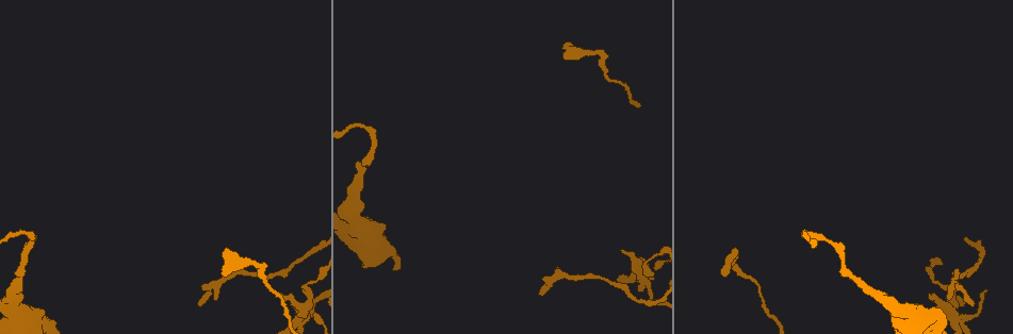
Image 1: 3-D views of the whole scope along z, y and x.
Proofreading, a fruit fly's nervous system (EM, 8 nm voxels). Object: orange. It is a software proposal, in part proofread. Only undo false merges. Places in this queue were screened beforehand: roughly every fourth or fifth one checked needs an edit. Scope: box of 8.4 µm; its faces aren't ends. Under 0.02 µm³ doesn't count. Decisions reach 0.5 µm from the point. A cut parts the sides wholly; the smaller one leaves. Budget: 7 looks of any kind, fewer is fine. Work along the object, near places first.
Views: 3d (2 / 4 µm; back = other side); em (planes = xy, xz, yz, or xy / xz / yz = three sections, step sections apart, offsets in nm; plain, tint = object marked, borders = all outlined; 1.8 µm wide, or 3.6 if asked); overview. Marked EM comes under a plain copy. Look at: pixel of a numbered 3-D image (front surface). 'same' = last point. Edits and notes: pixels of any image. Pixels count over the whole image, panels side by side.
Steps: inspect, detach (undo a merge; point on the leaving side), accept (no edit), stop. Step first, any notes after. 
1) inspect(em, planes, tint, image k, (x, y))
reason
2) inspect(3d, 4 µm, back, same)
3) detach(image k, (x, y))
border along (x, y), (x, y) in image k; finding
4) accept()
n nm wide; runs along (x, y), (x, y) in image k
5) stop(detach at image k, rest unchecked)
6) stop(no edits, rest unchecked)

inspect(em, 3.6 µm, planes, borders, image 1, (302, 310))
abrupt turn

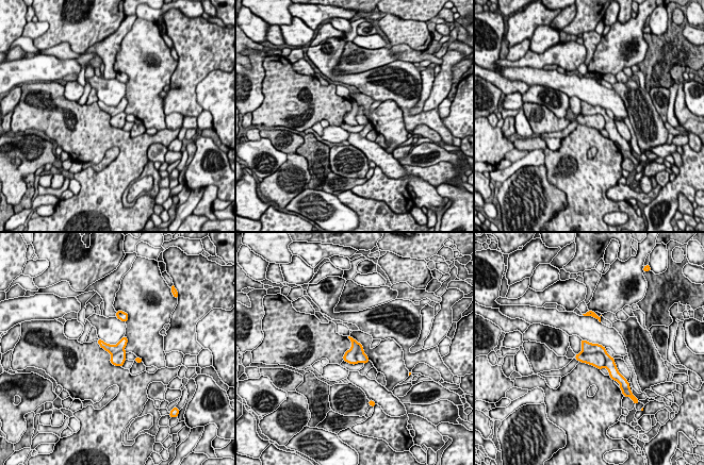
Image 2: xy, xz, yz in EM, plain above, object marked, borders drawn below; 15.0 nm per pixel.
detach(image 2, (596, 360))
a second neuron is stuck on

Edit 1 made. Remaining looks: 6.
inspect(overview)

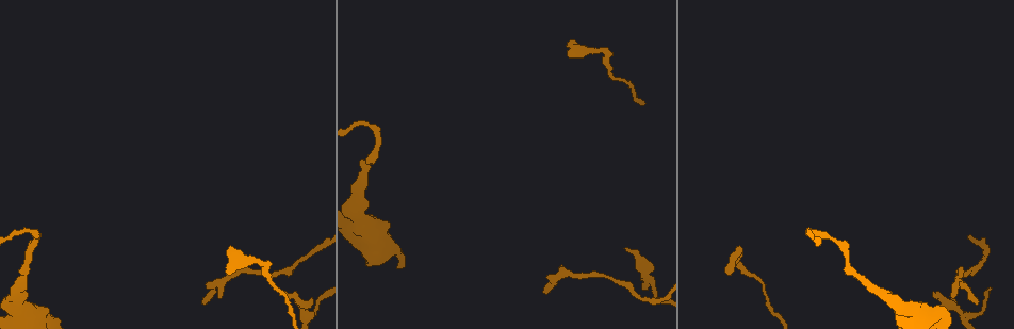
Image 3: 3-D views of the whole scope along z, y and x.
inspect(em, 3.6 µm, yz, step 4, borders, image 3, (896, 302))
thick turns thin

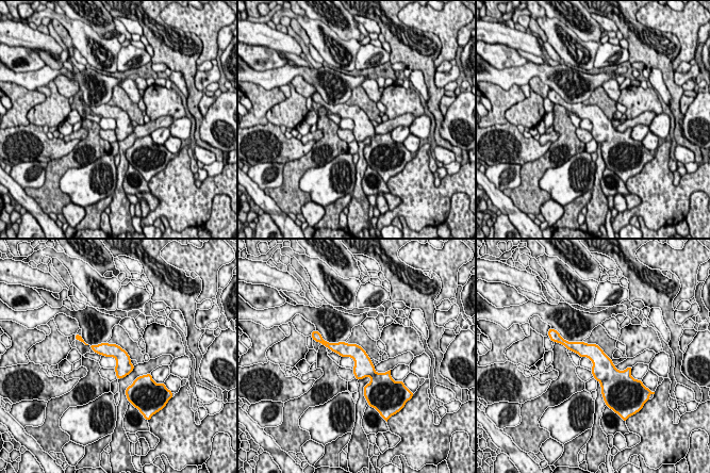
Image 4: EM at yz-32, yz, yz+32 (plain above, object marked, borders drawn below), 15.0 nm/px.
inspect(em, 3.6 µm, planes, borders, same)
another direction

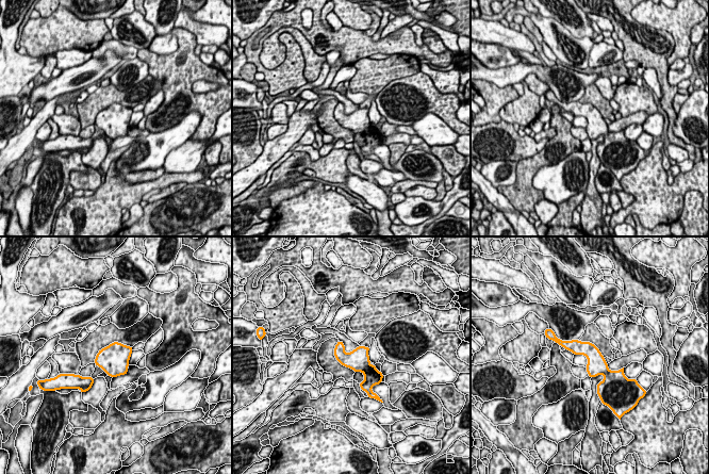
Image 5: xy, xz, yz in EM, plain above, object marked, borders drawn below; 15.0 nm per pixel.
accept()
runs along (563, 343), (582, 347), (613, 375) in image 5; one neuron here

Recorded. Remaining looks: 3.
inspect(3d, 2 µm, image 3, (370, 124))
sharp bend

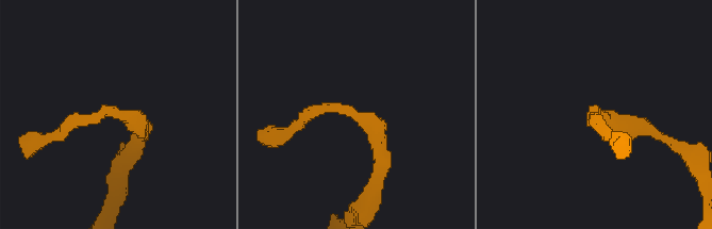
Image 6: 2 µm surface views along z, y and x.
inspect(em, planes, tint, image 6, (605, 112))
need the tissue

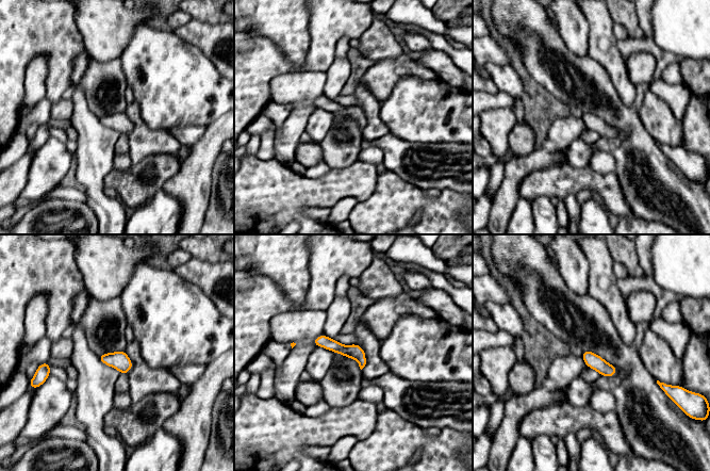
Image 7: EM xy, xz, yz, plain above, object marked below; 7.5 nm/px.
accept()
runs along (316, 341), (352, 351), (363, 361) in image 7; one neuron here

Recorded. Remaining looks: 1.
stop(detach at image 2, rest unchecked)

